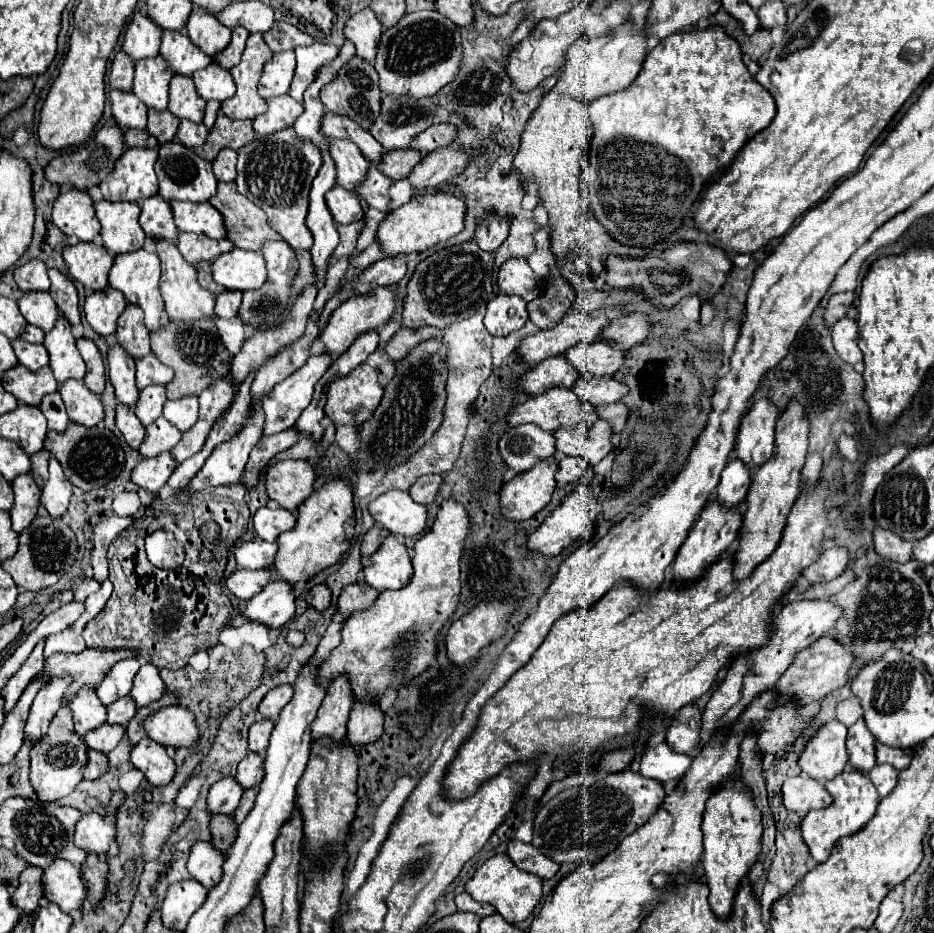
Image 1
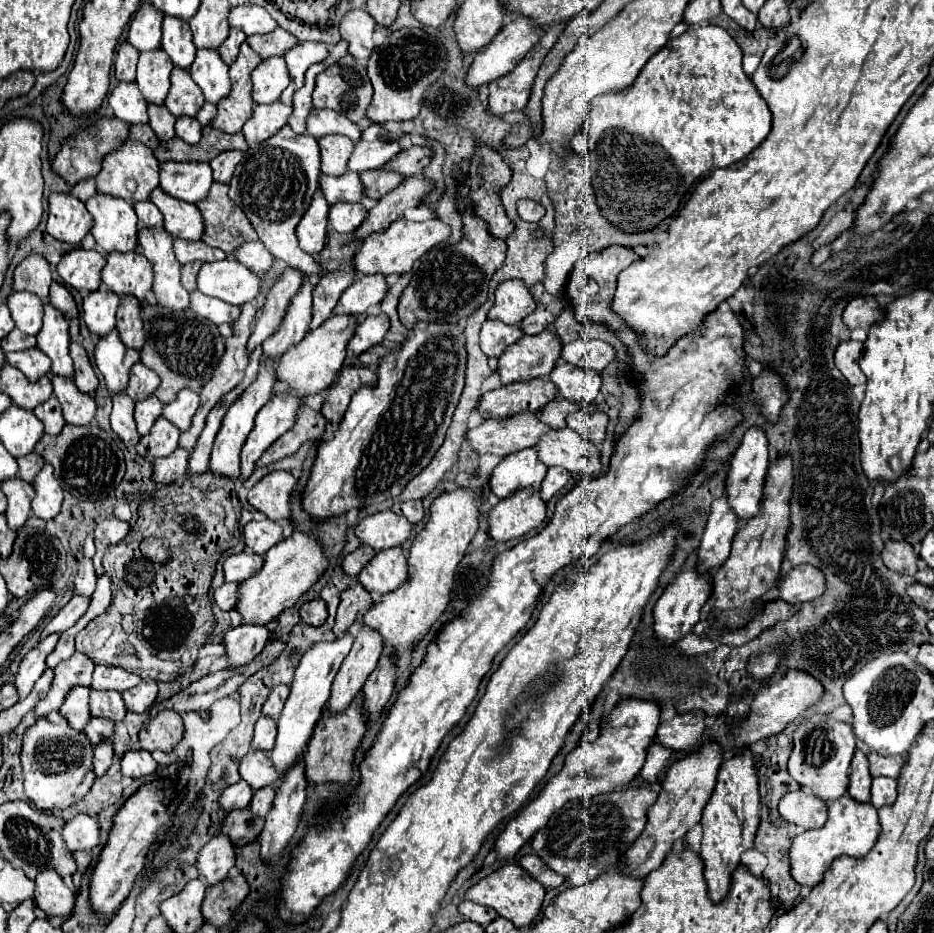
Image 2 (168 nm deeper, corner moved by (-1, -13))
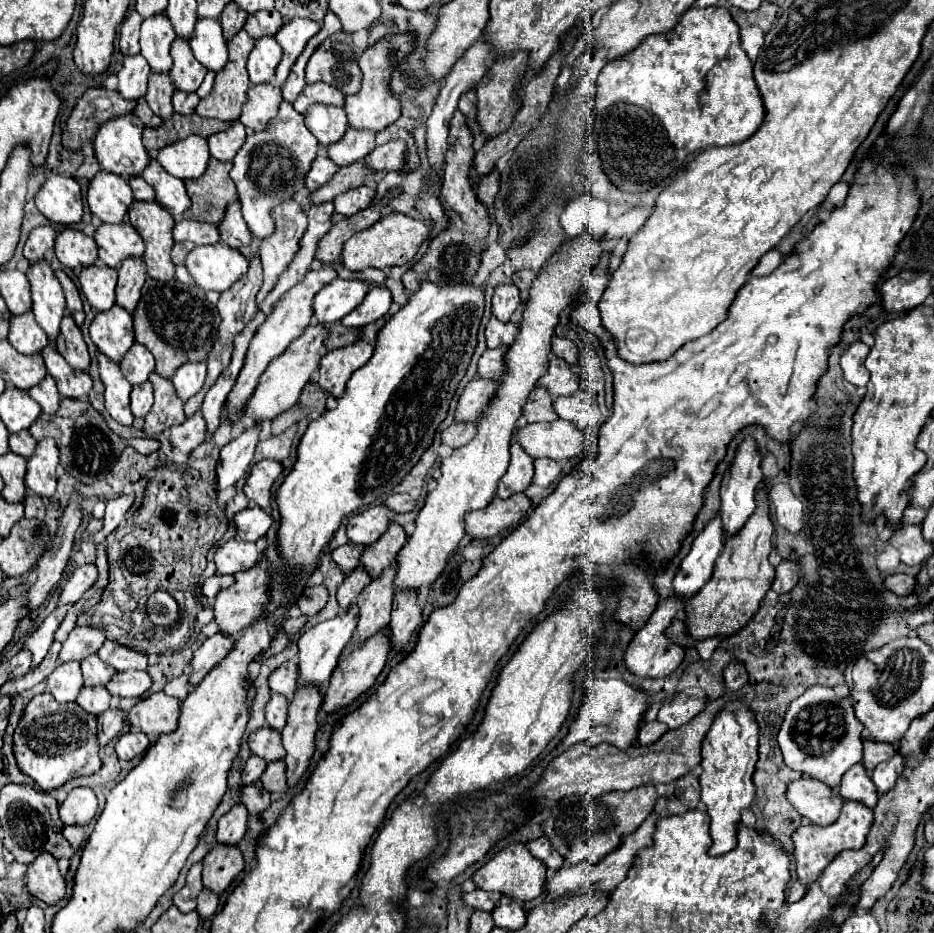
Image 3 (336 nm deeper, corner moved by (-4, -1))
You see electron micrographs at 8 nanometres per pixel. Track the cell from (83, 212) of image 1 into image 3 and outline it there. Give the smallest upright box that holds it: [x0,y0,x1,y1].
[36,175,82,223]

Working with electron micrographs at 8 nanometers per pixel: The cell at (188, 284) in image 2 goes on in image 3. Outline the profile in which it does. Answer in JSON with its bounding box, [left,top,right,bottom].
[172,243,192,265]

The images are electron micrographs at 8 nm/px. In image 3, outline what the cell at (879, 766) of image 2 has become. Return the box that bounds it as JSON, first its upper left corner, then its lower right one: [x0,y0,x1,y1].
[862,741,896,771]

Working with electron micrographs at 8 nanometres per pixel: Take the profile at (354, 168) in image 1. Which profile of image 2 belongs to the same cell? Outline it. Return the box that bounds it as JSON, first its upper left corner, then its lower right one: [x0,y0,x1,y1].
[321,137,353,177]

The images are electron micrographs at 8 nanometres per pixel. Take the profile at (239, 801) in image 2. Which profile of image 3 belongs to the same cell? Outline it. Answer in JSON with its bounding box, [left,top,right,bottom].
[242,755,266,785]

